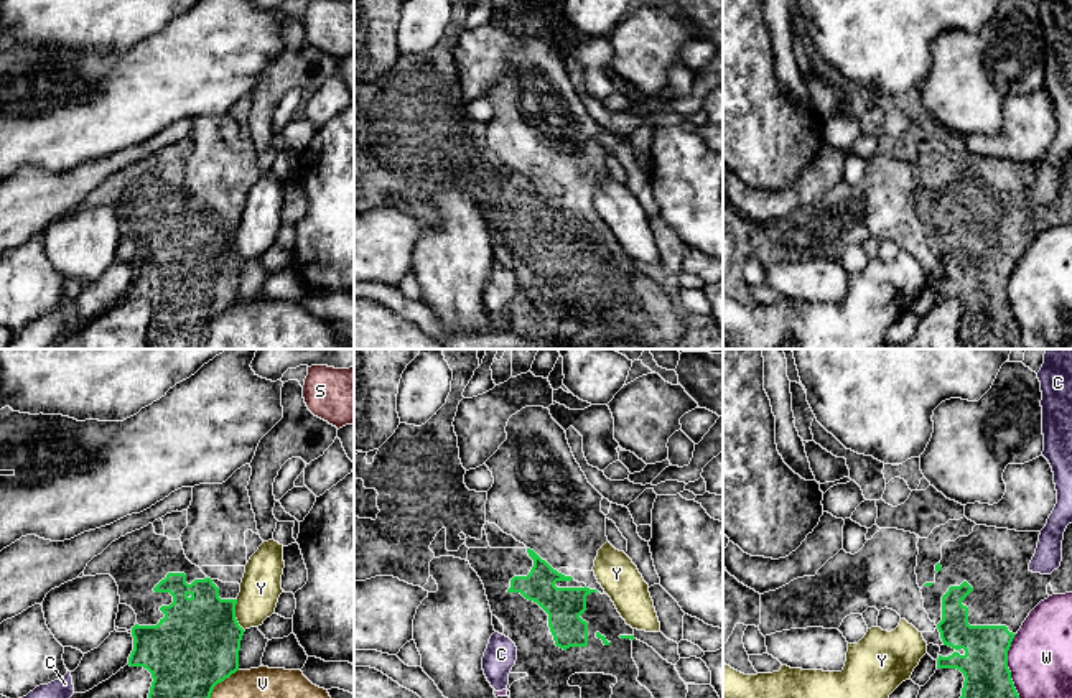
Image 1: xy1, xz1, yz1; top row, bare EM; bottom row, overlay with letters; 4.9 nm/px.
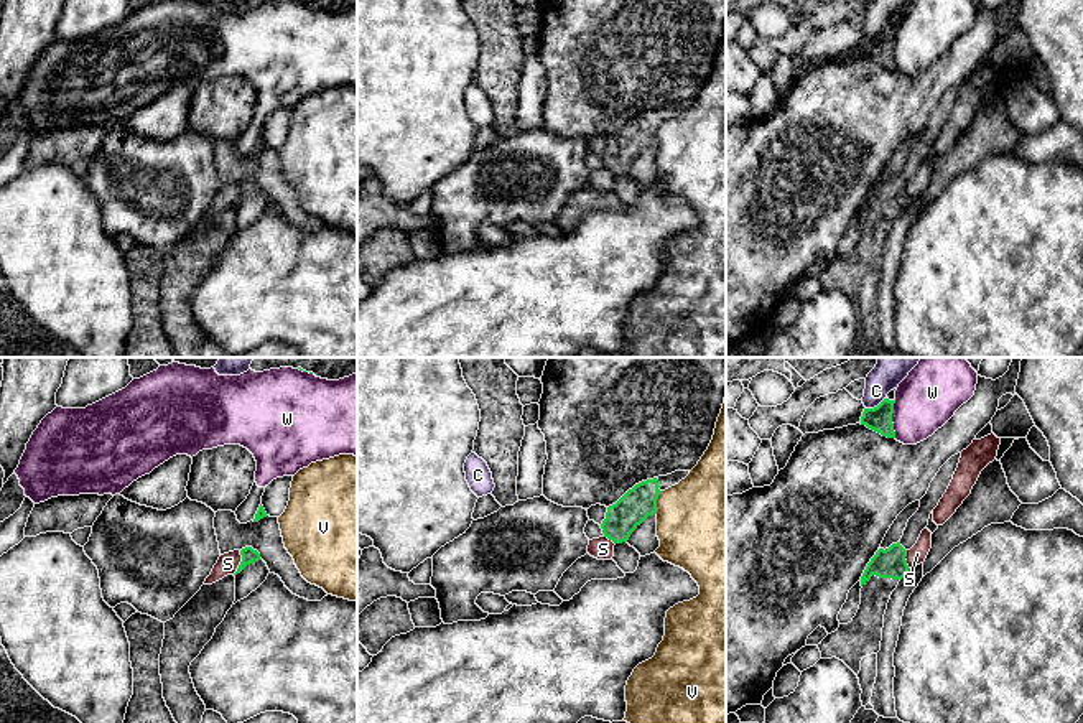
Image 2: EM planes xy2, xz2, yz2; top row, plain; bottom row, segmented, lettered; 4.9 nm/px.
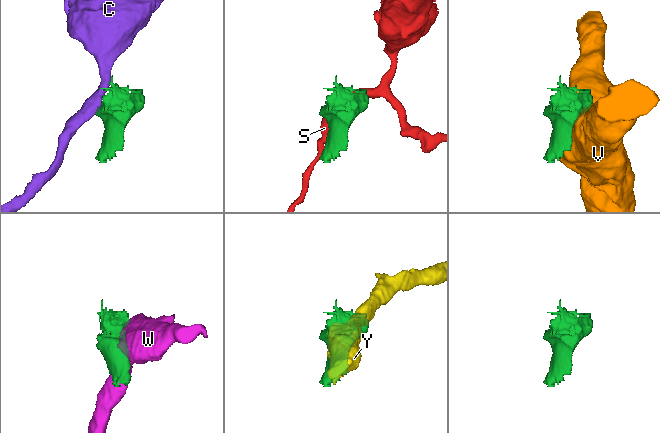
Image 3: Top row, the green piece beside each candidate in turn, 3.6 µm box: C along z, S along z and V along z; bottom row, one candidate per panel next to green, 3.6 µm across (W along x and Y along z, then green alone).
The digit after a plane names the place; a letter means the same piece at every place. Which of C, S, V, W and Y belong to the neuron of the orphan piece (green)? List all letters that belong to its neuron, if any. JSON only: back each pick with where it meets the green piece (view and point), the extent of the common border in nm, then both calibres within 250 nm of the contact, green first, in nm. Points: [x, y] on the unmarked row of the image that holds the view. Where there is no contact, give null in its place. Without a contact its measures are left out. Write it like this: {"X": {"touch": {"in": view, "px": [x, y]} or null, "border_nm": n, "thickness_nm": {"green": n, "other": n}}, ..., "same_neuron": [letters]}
{"same_neuron": []}

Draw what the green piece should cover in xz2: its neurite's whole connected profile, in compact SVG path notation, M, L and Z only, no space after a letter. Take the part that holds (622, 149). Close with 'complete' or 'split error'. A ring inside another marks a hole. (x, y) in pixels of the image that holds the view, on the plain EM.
M675 102L635 115L616 135L607 138L606 150L601 155L604 168L614 175L627 173L648 147L657 145L660 124L678 115L688 105L690 102Z; split error

